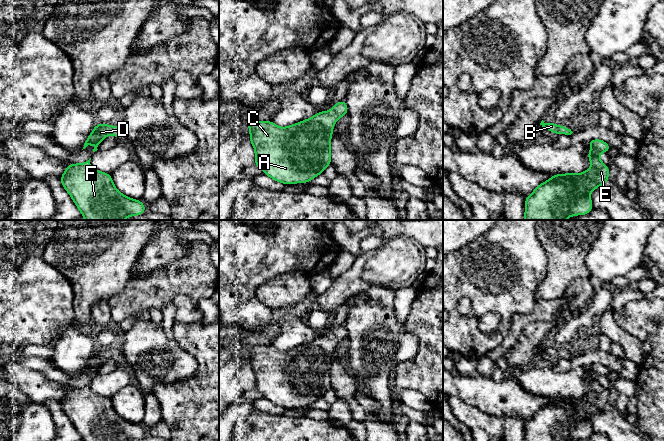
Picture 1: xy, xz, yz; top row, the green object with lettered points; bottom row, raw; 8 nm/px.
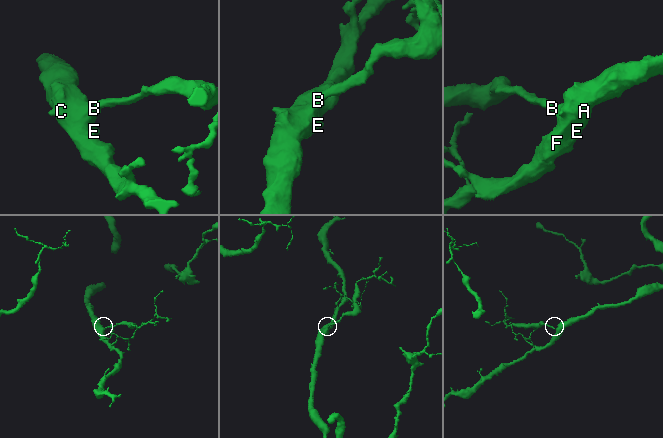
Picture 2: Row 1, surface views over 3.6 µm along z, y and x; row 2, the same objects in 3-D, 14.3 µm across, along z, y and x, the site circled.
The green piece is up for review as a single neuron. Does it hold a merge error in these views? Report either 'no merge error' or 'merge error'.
no merge error

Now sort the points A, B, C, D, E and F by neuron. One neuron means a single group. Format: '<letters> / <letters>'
A B C D E F

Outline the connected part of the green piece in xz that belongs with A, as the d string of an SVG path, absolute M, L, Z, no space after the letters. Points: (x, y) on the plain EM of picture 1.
M346 323L333 328L331 335L317 336L313 341L281 352L272 345L249 345L249 363L255 373L255 389L264 398L284 408L306 407L323 397L331 388L331 360L339 341L348 338Z

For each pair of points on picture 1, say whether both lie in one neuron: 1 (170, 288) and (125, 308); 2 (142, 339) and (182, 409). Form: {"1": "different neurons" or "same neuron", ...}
{"1": "same neuron", "2": "different neurons"}

